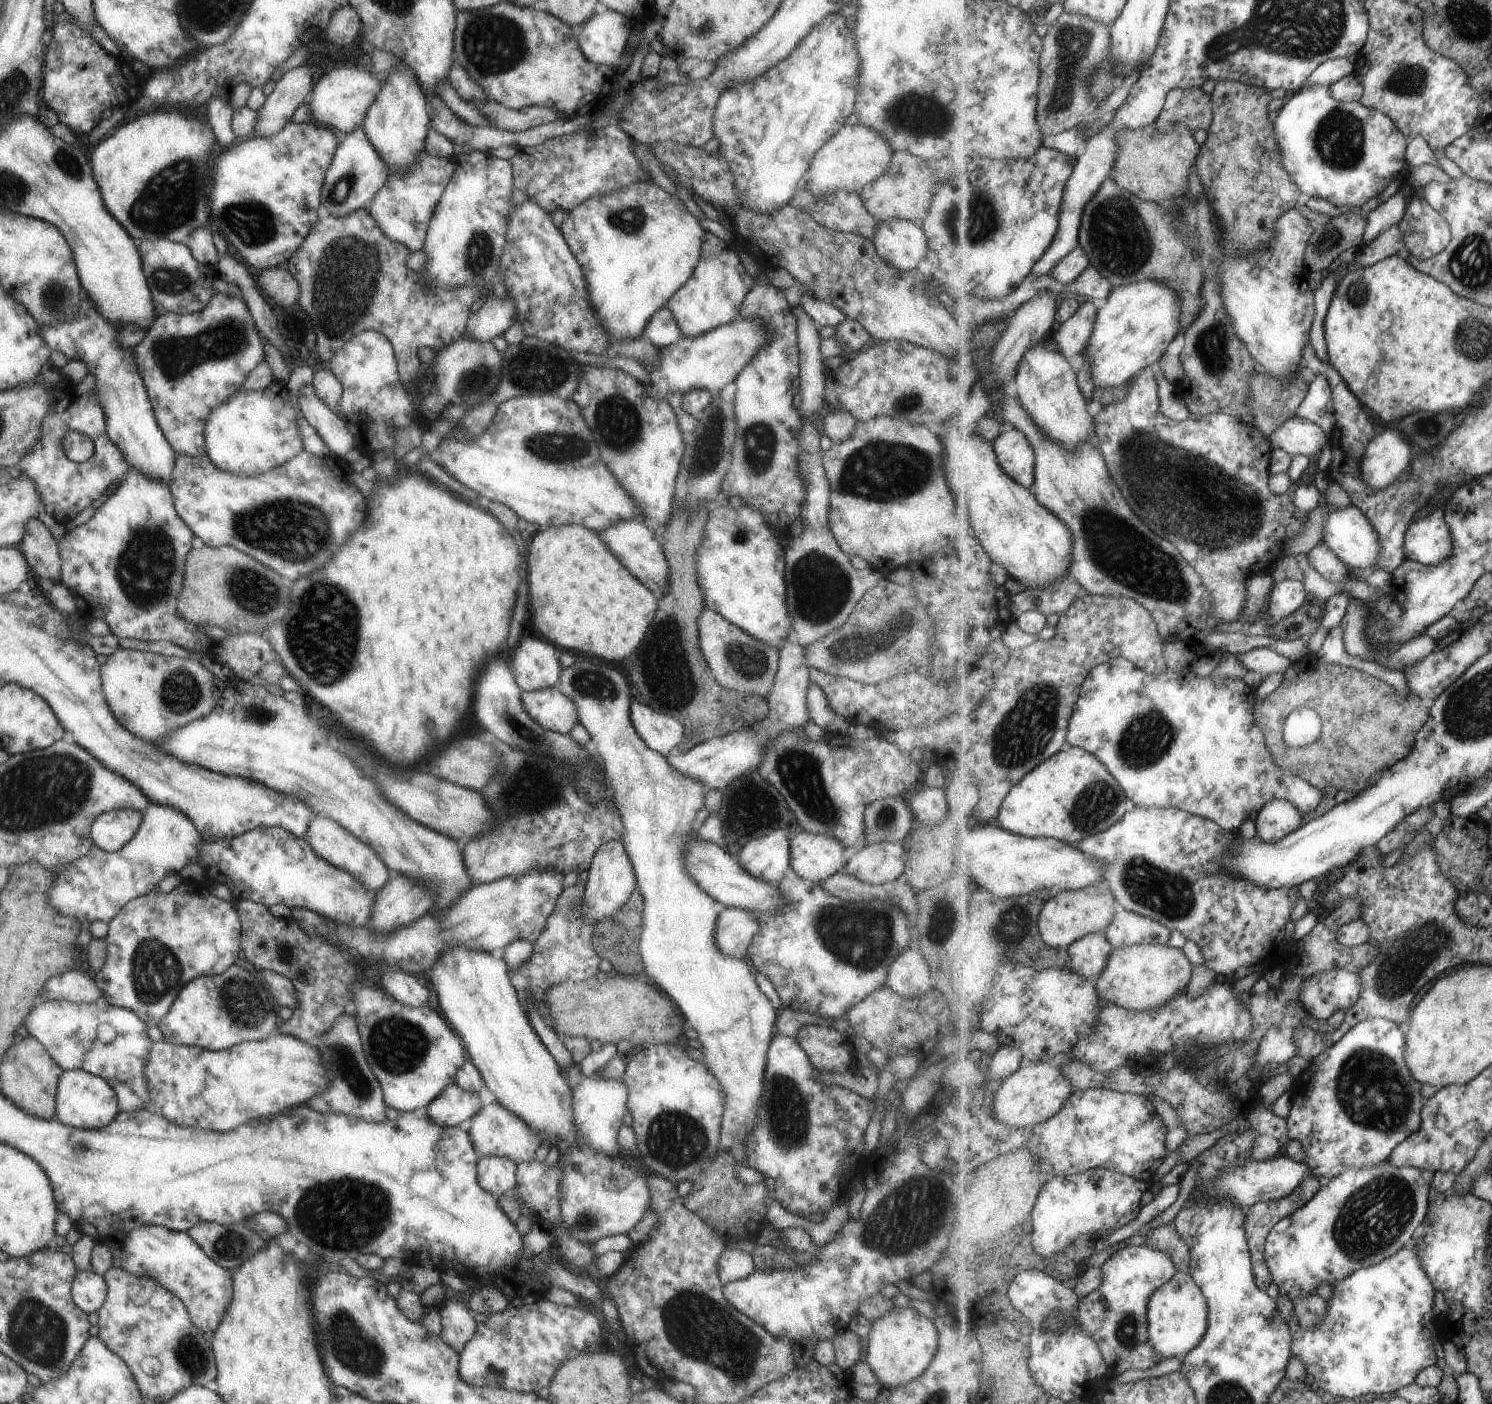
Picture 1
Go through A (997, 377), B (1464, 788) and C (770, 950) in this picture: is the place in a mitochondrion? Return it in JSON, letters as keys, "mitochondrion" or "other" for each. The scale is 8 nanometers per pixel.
{"A":"other","B":"other","C":"other"}

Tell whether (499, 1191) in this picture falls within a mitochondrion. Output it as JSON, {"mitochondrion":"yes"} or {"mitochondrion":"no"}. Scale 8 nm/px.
{"mitochondrion":"no"}

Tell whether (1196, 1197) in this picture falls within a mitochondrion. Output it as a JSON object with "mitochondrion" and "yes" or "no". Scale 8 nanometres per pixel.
{"mitochondrion":"no"}

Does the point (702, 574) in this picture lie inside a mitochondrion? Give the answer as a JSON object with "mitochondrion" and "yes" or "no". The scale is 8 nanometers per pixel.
{"mitochondrion":"no"}

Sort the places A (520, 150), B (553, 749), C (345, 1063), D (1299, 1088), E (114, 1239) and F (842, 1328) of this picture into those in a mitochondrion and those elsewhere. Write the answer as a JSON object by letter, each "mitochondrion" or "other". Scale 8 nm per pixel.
{"A":"other","B":"mitochondrion","C":"mitochondrion","D":"other","E":"other","F":"other"}

